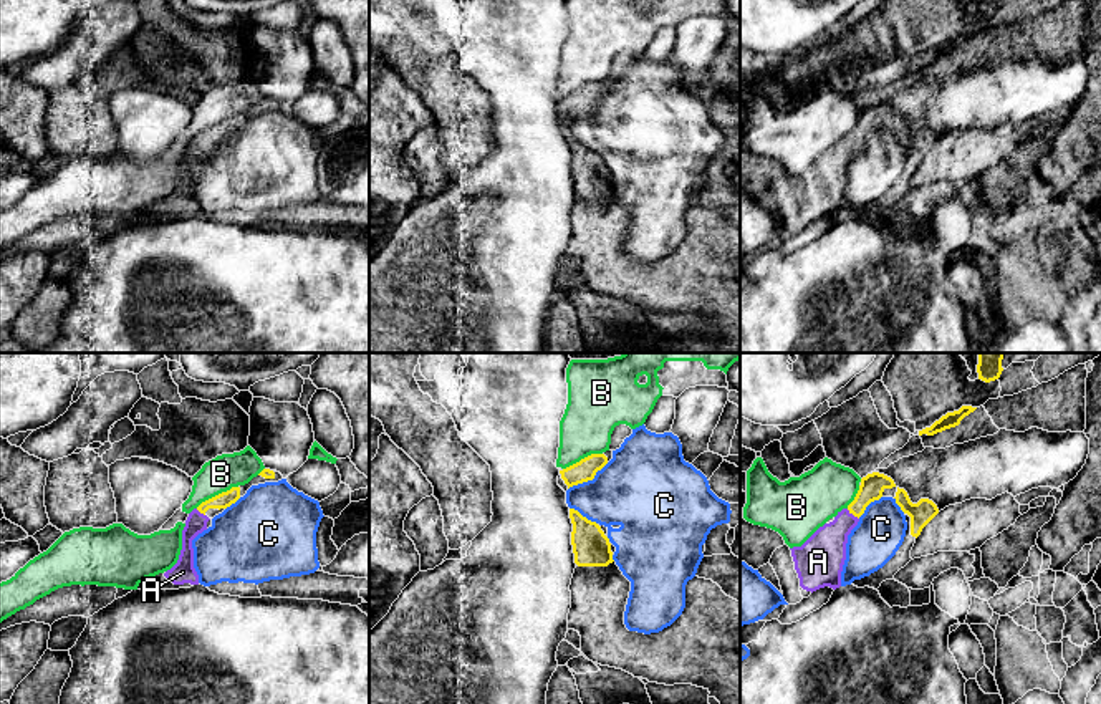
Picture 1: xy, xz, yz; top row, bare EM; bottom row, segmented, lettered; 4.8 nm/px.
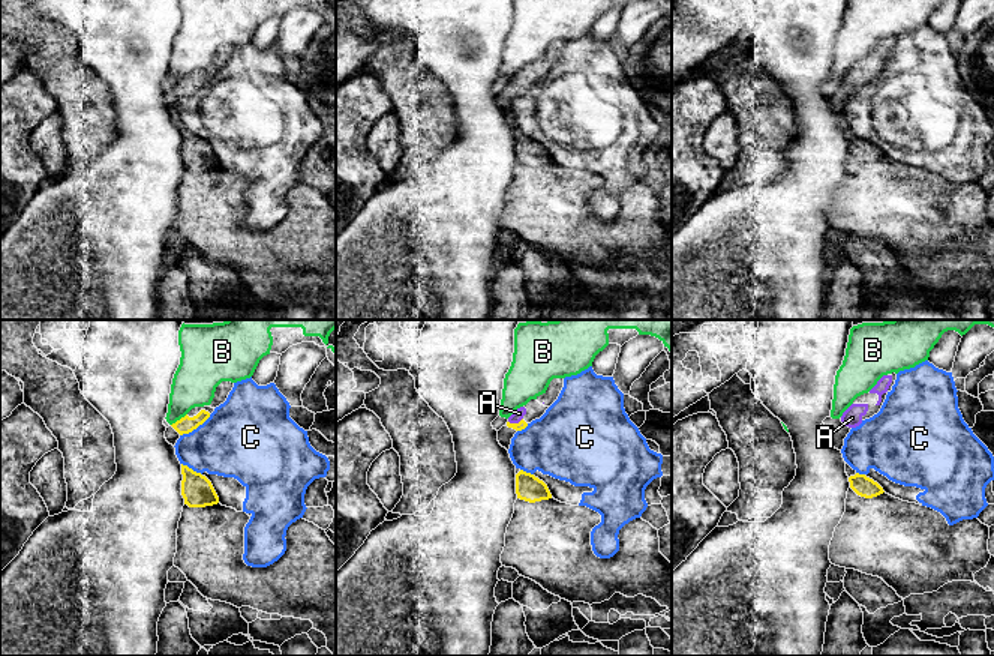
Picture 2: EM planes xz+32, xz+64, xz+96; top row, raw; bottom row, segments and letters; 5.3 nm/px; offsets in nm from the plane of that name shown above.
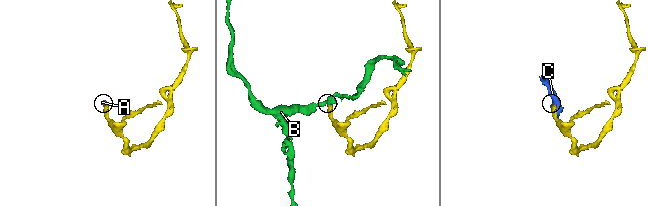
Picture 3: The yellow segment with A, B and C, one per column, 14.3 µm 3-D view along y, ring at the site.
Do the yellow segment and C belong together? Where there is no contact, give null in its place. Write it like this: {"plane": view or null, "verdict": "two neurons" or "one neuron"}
{"plane": "xz", "verdict": "two neurons"}

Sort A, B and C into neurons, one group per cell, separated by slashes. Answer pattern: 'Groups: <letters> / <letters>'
Groups: A / B / C

